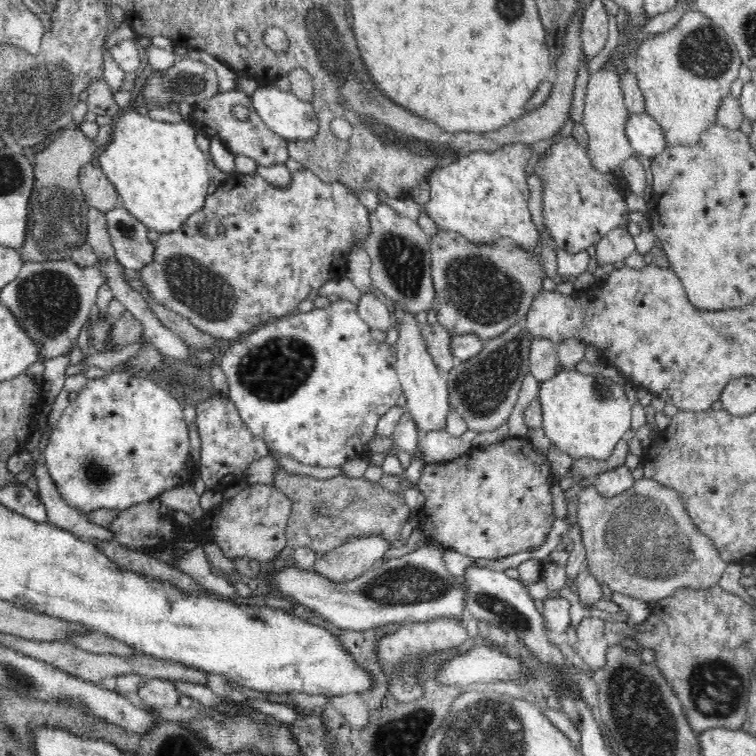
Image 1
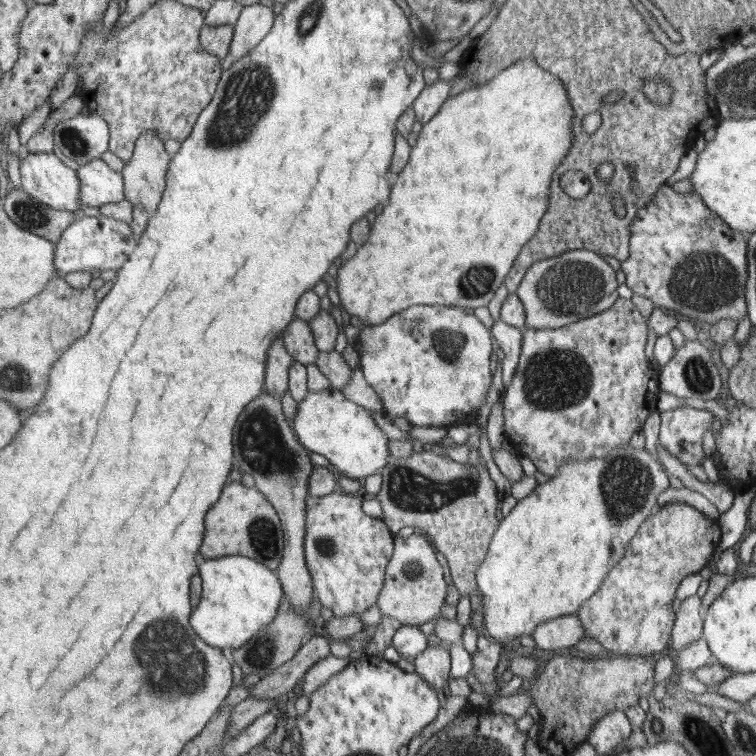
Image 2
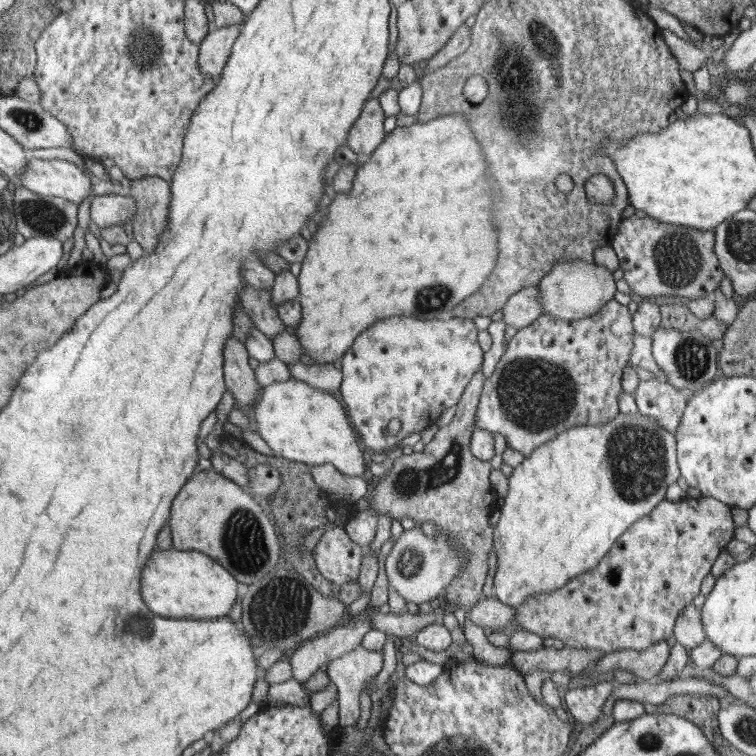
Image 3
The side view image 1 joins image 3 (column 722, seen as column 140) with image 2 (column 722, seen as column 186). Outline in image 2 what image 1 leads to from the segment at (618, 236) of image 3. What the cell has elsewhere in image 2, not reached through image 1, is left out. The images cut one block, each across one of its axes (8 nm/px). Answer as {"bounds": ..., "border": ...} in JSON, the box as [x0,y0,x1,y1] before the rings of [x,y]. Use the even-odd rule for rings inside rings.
{"bounds":[621,184,748,326],"border":[[[664,184],[664,186],[656,192],[656,196],[653,196],[649,204],[639,210],[635,219],[631,222],[630,229],[630,254],[626,260],[621,261],[621,270],[624,271],[626,276],[625,283],[633,293],[649,298],[652,300],[654,306],[670,308],[670,310],[680,312],[680,314],[684,316],[689,316],[693,322],[708,322],[708,324],[712,326],[722,318],[731,318],[738,322],[738,320],[742,320],[747,316],[746,283],[748,280],[748,236],[740,231],[733,230],[724,219],[721,219],[715,212],[712,212],[712,209],[707,207],[707,204],[698,193],[694,191],[691,193],[678,193],[672,189],[672,186],[670,187]]]}

